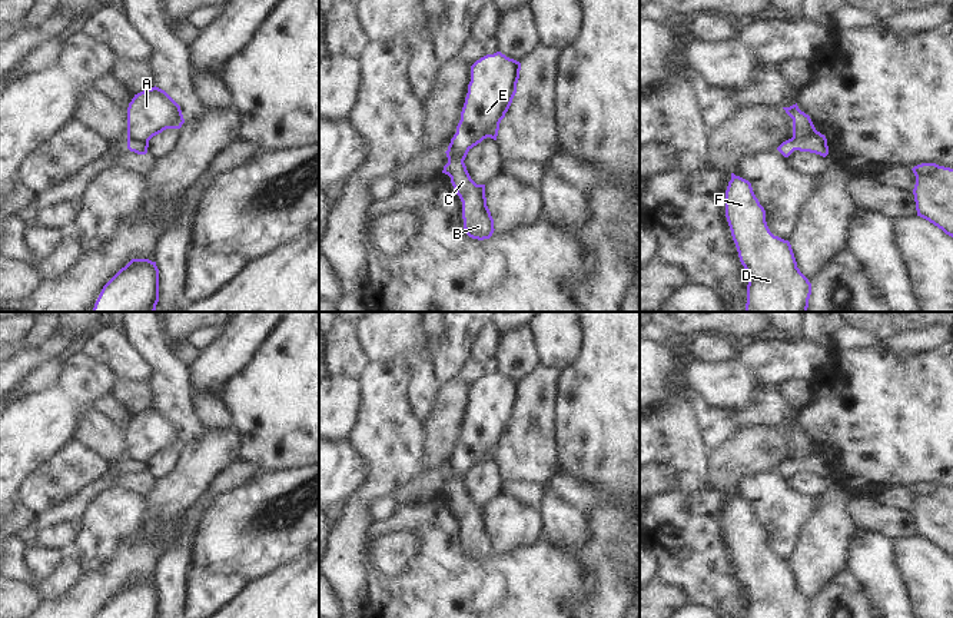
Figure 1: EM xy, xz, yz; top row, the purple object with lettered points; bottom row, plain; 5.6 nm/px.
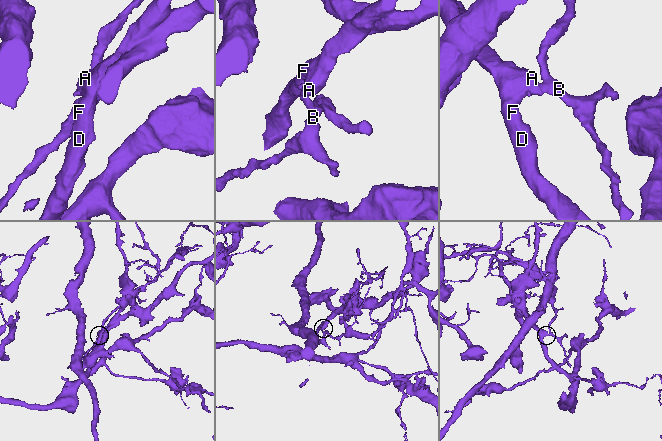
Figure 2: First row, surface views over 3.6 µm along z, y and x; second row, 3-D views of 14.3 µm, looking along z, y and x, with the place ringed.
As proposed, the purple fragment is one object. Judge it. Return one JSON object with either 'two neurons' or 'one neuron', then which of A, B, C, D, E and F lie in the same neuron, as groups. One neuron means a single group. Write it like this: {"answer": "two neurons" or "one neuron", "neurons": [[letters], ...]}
{"answer": "two neurons", "neurons": [["A", "D", "E", "F"], ["B", "C"]]}

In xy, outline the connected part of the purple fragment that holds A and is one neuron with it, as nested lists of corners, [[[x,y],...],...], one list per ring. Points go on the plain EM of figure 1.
[[[156,406],[135,415],[127,428],[127,459],[146,469],[153,456],[166,449],[180,449],[183,443],[180,426]]]

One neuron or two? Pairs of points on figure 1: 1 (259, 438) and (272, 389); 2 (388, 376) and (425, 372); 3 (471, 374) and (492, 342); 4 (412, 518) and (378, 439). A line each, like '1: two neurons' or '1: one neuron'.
1: one neuron
2: two neurons
3: one neuron
4: two neurons

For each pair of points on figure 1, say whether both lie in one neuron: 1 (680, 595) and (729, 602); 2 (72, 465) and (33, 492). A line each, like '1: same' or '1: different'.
1: different
2: same

